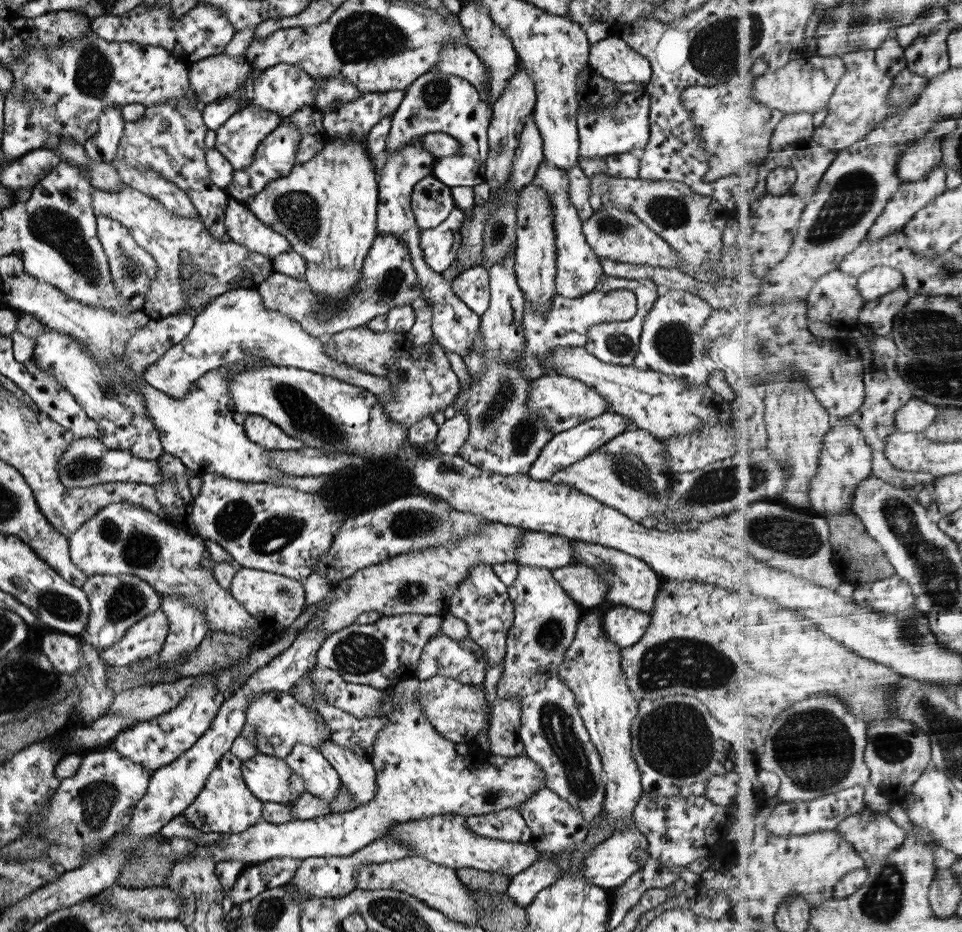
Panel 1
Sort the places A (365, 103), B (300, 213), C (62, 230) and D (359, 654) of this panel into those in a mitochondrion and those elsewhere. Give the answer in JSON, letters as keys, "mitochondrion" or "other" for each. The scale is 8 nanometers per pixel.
{"A":"other","B":"mitochondrion","C":"mitochondrion","D":"mitochondrion"}

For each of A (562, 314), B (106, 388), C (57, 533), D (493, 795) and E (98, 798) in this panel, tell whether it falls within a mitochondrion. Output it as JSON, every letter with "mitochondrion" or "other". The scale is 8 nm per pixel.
{"A":"other","B":"mitochondrion","C":"other","D":"mitochondrion","E":"mitochondrion"}

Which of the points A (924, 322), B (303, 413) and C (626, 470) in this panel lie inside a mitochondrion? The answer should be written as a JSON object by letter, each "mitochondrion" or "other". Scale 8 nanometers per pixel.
{"A":"mitochondrion","B":"mitochondrion","C":"mitochondrion"}

